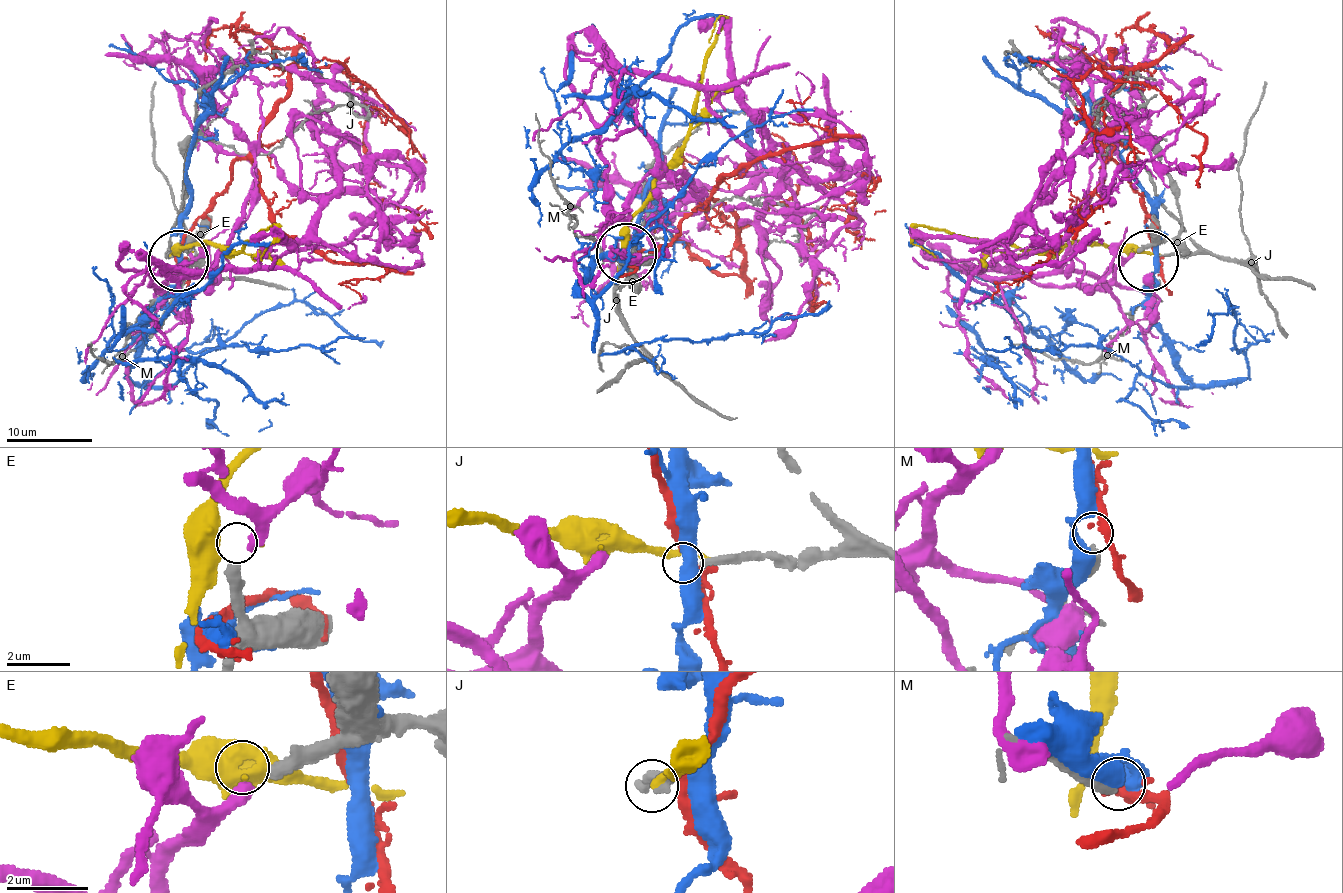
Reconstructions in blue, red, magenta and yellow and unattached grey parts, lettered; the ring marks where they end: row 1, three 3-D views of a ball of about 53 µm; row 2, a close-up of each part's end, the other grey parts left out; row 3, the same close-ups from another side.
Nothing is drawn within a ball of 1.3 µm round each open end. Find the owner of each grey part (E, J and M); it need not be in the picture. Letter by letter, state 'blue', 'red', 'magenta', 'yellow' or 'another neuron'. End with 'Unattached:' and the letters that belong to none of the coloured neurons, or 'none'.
E: magenta
J: another neuron
M: red
Unattached: J

